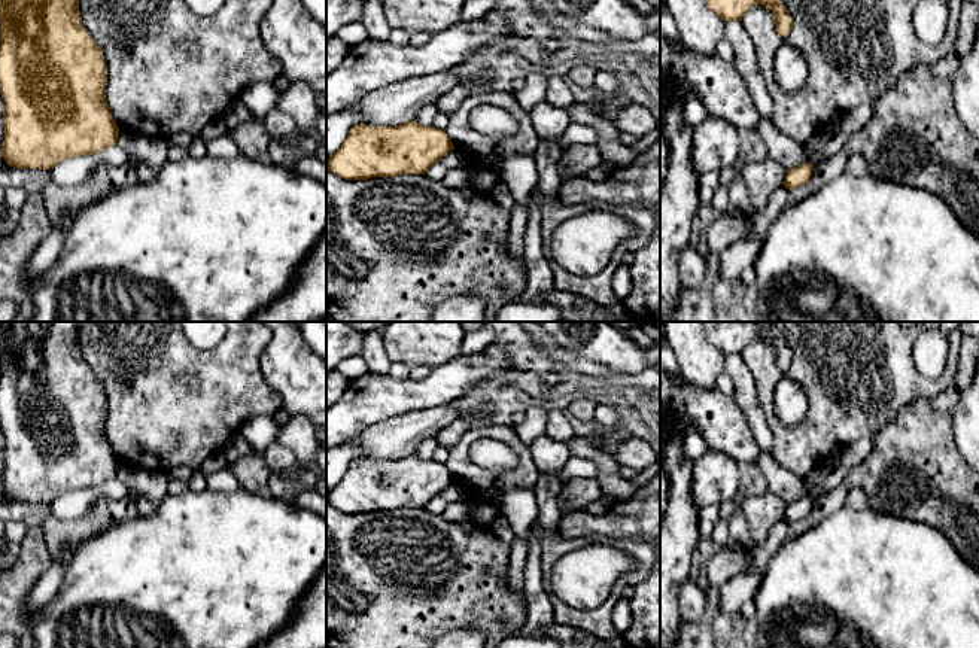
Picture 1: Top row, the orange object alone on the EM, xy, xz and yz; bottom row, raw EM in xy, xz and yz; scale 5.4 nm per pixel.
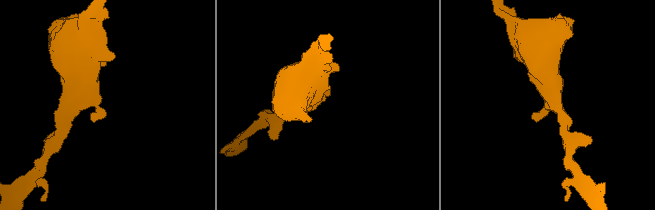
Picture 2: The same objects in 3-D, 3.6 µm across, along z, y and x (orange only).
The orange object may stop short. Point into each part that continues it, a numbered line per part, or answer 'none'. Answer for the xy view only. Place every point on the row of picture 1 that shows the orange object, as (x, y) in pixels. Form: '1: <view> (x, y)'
none

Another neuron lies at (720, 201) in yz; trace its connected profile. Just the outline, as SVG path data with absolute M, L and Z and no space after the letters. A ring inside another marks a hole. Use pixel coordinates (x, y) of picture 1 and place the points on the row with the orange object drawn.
M720 185L714 198L712 198L712 209L715 215L724 215L727 212L730 198L729 198L729 188Z

